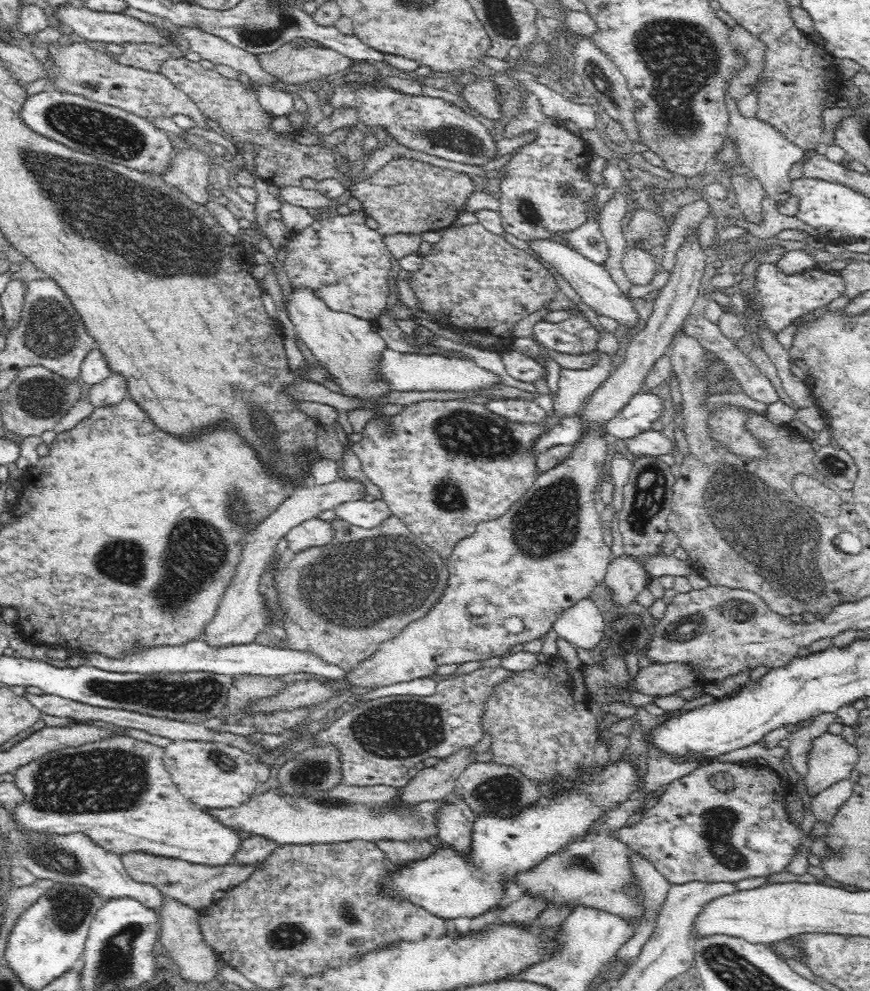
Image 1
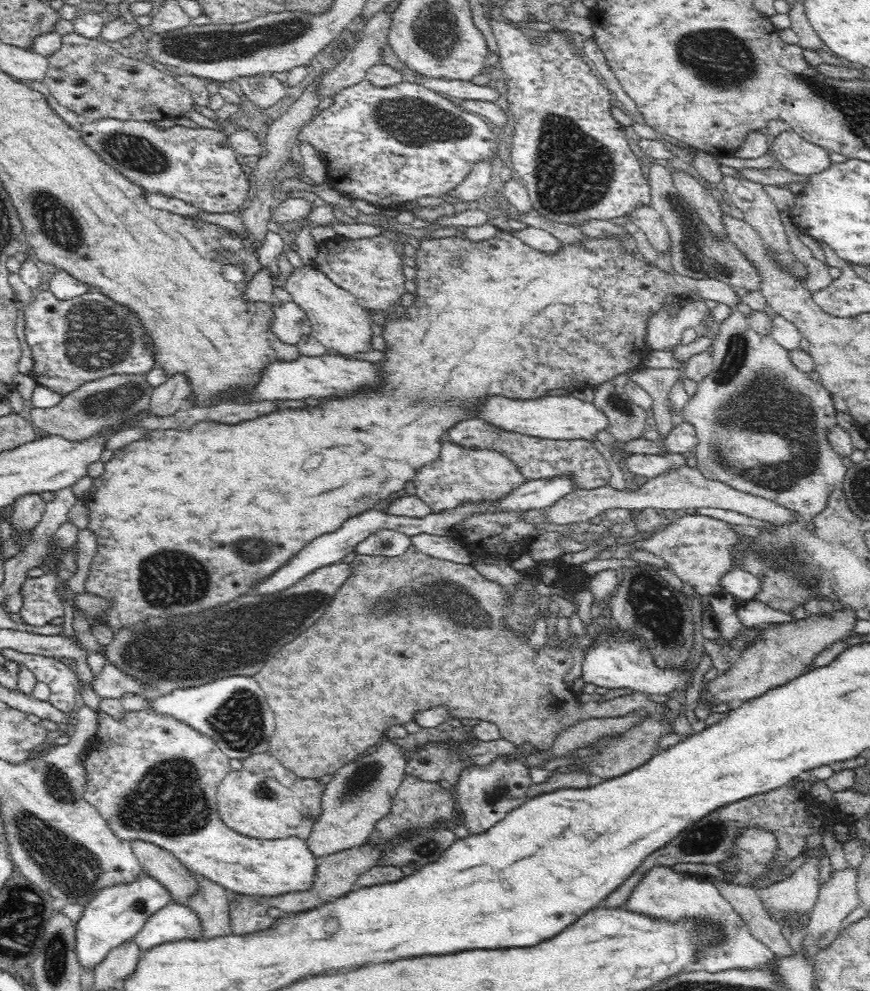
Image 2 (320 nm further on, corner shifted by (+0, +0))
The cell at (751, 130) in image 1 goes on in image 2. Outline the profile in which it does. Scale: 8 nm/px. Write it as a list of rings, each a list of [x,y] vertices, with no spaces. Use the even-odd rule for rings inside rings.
[[[794,130],[774,137],[772,151],[784,168],[808,176],[832,164],[828,150],[802,138]]]

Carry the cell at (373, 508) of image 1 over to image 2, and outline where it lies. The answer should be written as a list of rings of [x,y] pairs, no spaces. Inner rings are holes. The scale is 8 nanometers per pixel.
[[[380,528],[374,534],[366,536],[355,544],[355,549],[360,554],[384,557],[398,557],[405,554],[406,548],[412,545],[410,538],[396,530]]]

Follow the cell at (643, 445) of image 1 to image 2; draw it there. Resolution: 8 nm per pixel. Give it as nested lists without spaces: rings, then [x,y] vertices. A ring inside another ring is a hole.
[[[668,451],[660,454],[629,454],[623,459],[628,469],[635,475],[652,478],[668,470],[687,466],[687,456]]]

